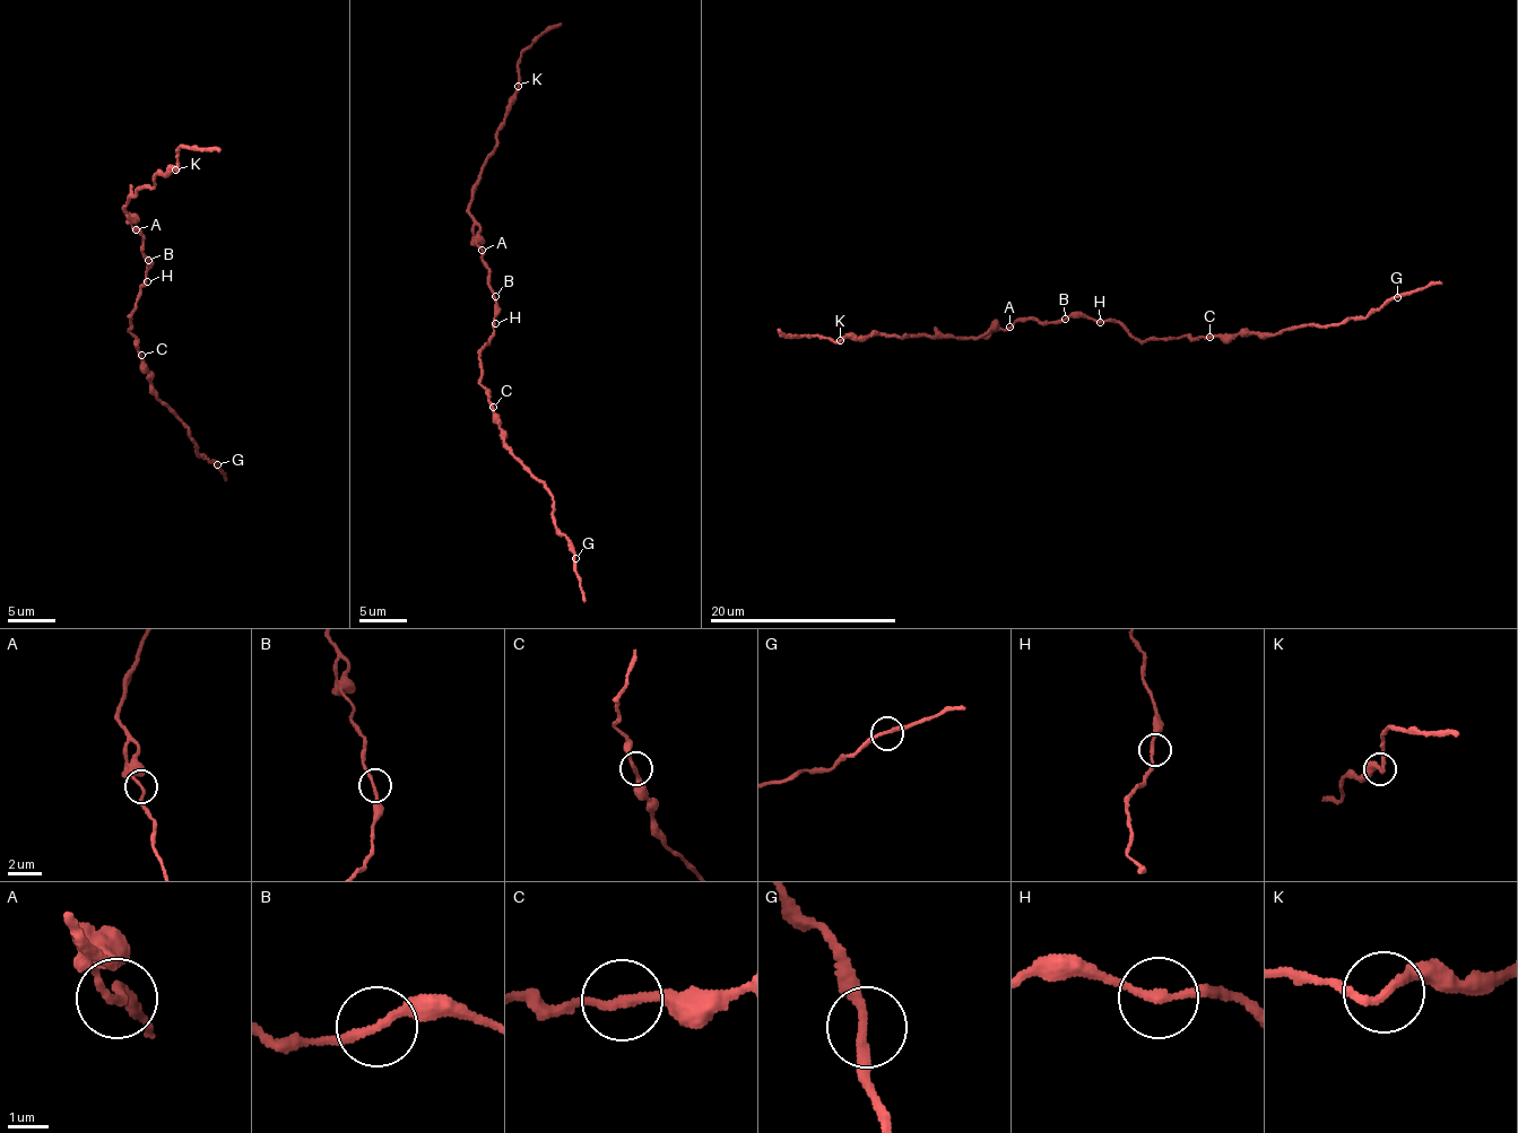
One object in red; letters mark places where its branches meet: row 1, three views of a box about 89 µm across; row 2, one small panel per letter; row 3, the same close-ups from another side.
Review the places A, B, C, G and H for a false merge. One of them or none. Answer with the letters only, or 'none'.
none

